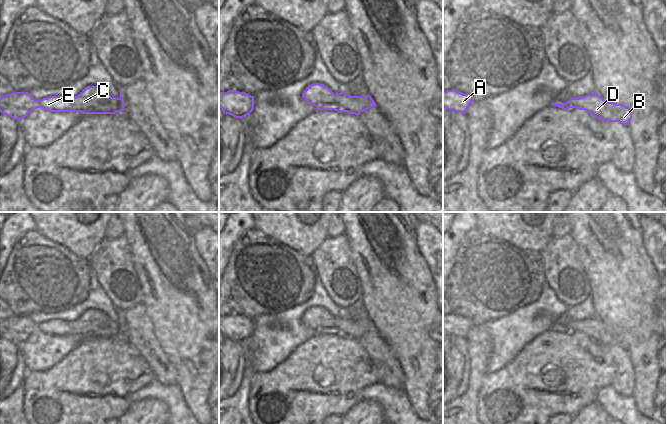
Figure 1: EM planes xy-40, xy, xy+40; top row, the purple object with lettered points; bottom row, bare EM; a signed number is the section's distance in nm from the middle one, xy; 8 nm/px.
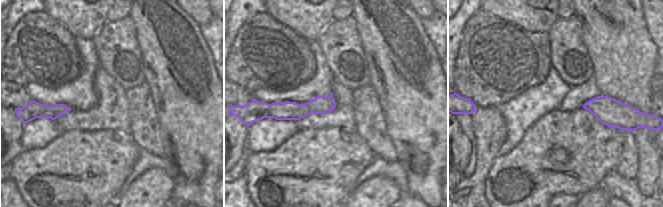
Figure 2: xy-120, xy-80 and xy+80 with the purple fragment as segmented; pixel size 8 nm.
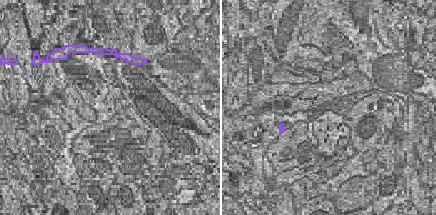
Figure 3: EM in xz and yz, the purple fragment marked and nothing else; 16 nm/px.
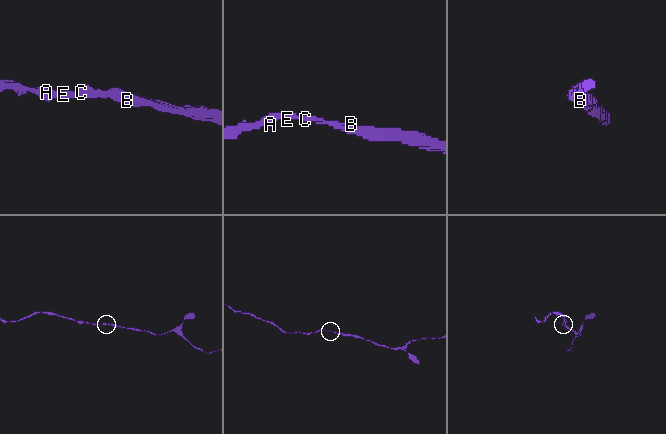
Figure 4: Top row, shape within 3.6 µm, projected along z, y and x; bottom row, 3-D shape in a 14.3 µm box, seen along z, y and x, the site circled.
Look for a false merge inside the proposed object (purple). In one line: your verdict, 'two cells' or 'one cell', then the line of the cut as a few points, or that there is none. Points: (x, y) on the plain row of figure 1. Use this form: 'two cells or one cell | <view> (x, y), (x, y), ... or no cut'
one cell | no cut

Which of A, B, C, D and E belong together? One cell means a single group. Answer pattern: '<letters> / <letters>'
A B C D E

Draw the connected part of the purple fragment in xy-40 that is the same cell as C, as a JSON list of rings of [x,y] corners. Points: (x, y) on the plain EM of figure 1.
[[[87,310],[77,320],[65,322],[63,320],[49,320],[35,324],[28,316],[13,316],[0,321],[0,336],[18,346],[28,340],[33,334],[41,332],[49,336],[81,336],[83,338],[115,338],[124,335],[122,314],[120,321],[111,321],[106,314],[99,310]]]

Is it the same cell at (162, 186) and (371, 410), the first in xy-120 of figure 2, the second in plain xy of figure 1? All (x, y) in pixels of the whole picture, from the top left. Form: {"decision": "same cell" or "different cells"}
{"decision": "same cell"}

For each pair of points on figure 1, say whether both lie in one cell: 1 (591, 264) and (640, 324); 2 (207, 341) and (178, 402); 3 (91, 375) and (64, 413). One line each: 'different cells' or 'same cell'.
1: same cell
2: different cells
3: same cell

